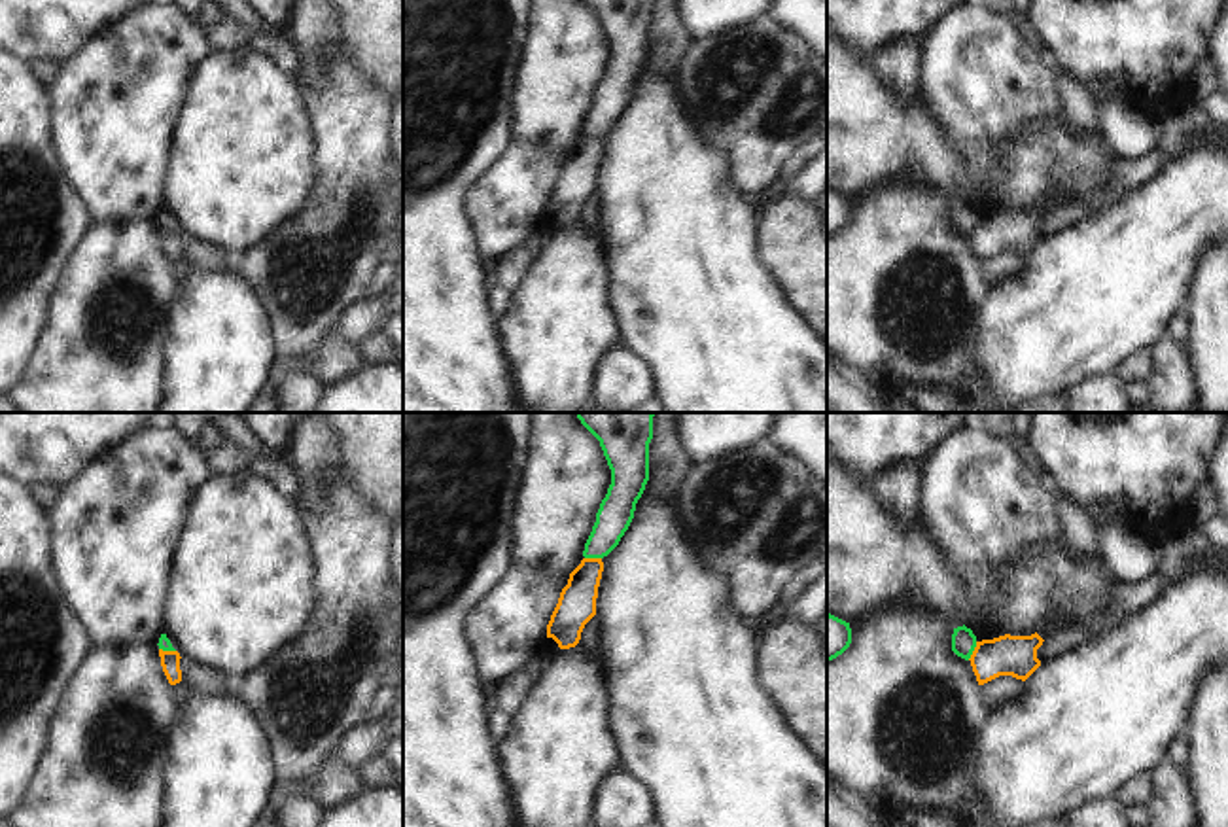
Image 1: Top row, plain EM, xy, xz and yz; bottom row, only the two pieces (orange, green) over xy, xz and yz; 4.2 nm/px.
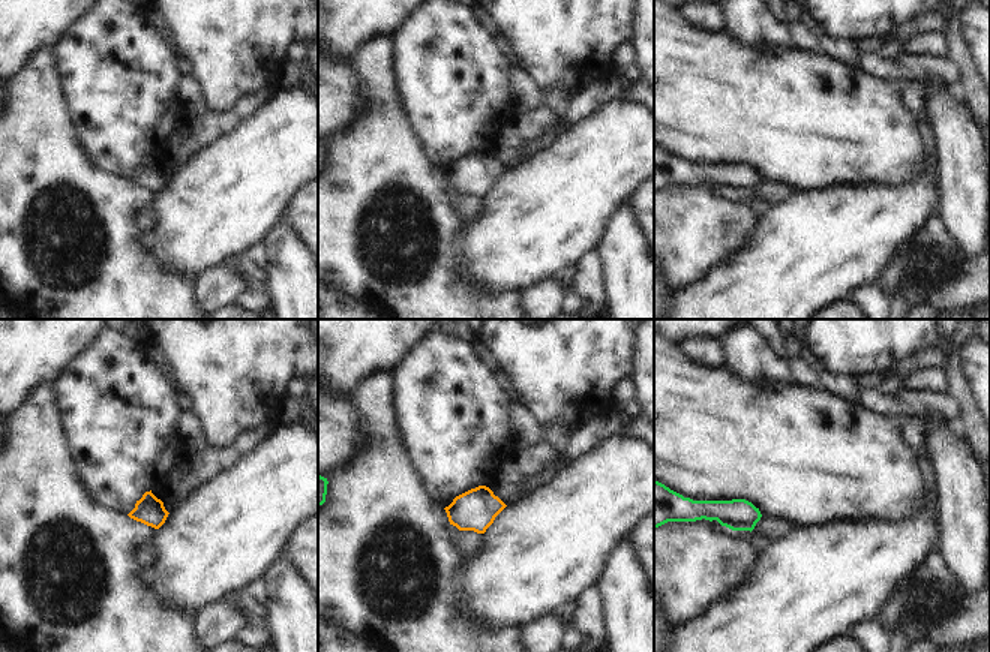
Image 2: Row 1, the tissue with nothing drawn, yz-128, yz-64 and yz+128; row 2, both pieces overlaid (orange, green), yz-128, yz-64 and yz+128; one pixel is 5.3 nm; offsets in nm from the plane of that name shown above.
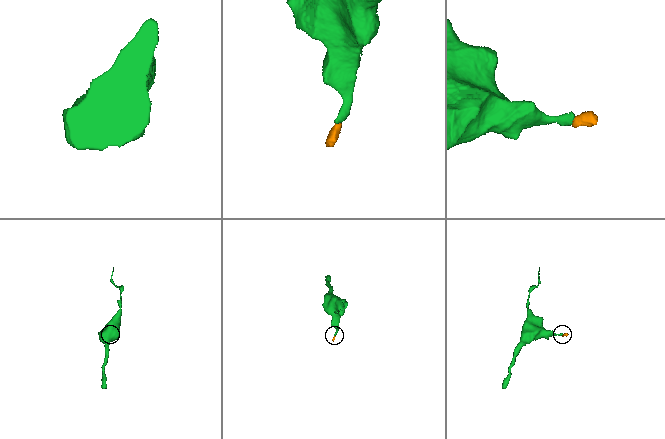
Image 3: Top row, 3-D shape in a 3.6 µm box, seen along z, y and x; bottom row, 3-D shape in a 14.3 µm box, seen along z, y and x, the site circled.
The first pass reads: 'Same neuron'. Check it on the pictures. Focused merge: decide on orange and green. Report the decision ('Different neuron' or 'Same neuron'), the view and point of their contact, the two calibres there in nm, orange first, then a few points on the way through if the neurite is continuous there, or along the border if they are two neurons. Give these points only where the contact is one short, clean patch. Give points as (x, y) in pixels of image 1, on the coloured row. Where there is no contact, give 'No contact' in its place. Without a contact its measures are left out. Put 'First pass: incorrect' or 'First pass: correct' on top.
First pass: incorrect
Different neuron. Touches orange at yz (973, 651). Thickness 180 nm (orange) against 110 nm. Boundary: yz (977, 642), (967, 659).

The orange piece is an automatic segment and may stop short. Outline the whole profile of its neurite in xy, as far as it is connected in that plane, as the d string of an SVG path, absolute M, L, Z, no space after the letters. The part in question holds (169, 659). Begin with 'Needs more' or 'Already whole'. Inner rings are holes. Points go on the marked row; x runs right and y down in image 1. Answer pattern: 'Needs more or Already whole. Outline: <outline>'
Already whole. Outline: M159 649L161 666L170 685L176 685L182 681L182 670L180 670L180 653L178 651L163 651Z

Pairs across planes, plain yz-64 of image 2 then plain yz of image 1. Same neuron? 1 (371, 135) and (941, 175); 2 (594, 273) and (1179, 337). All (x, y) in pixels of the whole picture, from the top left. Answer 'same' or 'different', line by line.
1: different
2: different

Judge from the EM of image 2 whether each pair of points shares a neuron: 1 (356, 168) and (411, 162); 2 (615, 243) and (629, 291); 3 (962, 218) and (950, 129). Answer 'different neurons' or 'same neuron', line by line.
1: same neuron
2: same neuron
3: same neuron

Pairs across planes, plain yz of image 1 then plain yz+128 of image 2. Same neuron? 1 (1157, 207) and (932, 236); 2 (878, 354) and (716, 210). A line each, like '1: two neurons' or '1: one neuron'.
1: two neurons
2: one neuron

